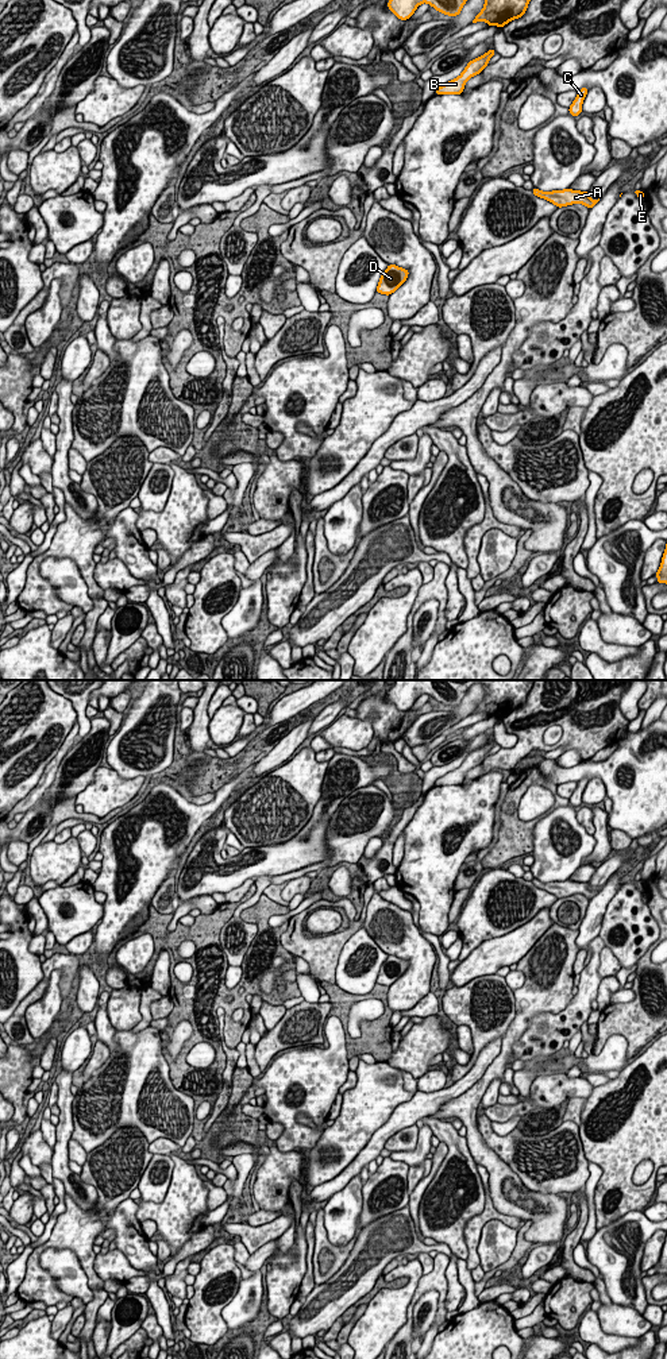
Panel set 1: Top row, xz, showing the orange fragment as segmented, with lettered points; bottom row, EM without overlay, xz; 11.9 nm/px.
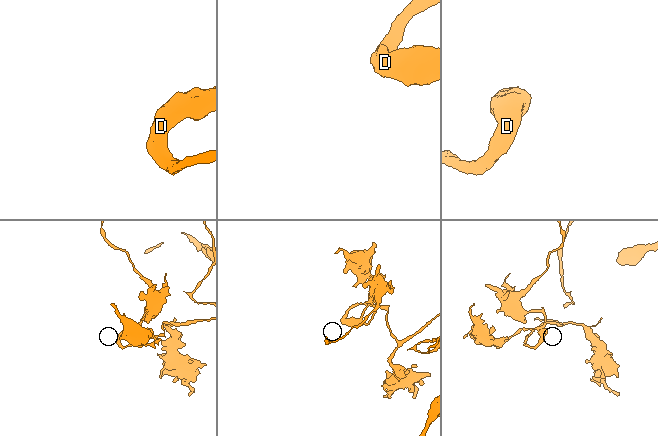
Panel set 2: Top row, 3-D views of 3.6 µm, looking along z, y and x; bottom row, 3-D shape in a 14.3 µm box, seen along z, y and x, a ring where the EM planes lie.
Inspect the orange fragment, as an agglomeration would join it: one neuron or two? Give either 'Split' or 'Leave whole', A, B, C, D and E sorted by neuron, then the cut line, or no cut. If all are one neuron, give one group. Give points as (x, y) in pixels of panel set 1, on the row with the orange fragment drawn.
Leave whole. Groups: A B C D E. No split

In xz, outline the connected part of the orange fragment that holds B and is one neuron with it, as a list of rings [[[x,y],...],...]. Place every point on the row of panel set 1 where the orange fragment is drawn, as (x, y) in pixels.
[[[490,49],[486,54],[470,61],[459,77],[439,86],[435,90],[435,94],[462,94],[466,82],[471,77],[482,73],[482,70],[487,66],[487,62],[494,54],[496,54],[496,50]]]

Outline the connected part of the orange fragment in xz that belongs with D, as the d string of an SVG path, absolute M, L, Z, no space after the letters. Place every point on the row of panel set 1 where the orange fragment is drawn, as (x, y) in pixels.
M389 265L379 278L377 293L390 296L394 293L408 278L409 271L396 265Z

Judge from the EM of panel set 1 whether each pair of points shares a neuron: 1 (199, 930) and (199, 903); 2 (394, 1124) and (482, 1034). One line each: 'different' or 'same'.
1: different
2: different

